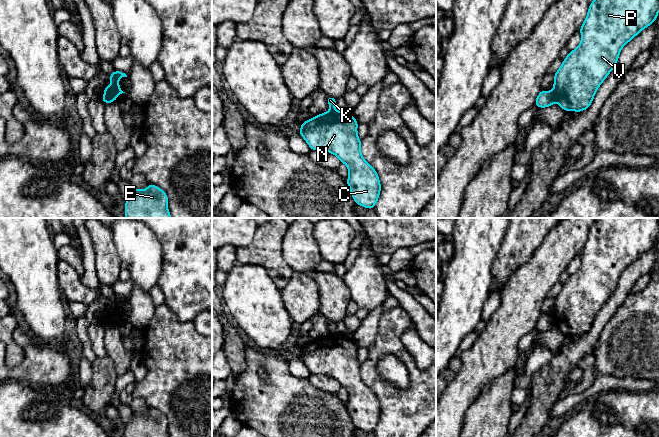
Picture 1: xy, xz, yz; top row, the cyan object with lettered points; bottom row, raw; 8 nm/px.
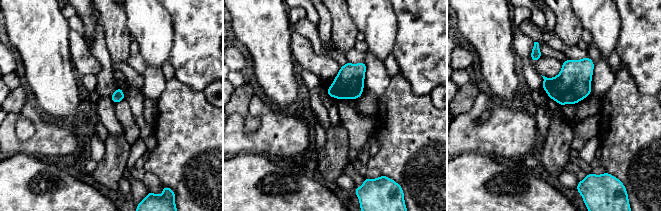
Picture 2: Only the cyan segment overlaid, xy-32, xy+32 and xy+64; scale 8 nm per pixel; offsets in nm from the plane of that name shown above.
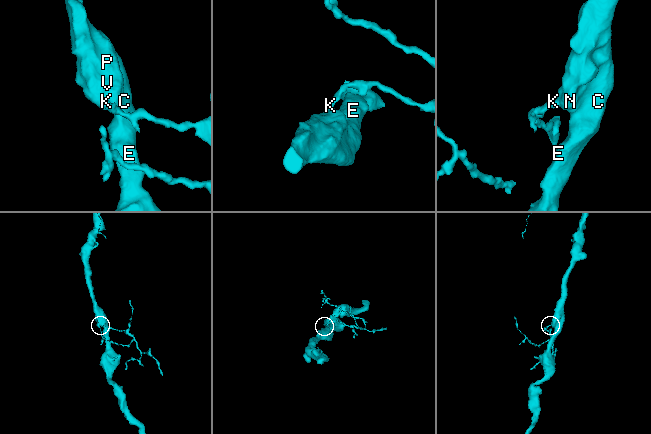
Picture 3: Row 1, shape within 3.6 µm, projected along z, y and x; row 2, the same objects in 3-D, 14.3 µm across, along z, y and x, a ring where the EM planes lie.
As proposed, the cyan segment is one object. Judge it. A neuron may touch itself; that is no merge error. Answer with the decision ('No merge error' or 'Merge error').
Merge error

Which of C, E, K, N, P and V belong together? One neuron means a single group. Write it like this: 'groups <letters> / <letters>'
groups C E N P V / K

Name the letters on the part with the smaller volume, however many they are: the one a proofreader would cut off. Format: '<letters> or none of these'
K

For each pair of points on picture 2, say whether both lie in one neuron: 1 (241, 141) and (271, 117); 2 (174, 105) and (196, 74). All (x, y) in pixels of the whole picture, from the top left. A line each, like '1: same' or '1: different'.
1: same
2: different

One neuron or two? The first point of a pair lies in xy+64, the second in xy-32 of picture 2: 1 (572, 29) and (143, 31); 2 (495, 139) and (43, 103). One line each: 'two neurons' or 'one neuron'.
1: two neurons
2: two neurons

